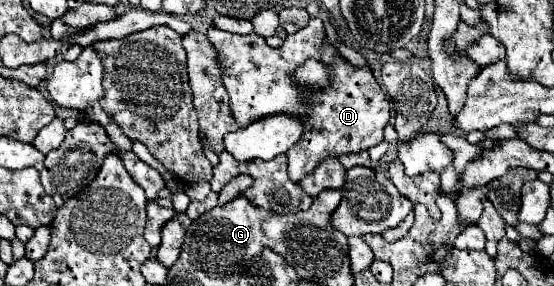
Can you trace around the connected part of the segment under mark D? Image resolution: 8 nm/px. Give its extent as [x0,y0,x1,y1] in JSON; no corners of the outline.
[207,17,391,183]

